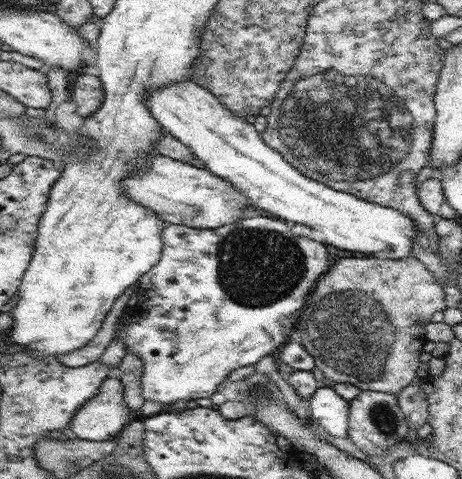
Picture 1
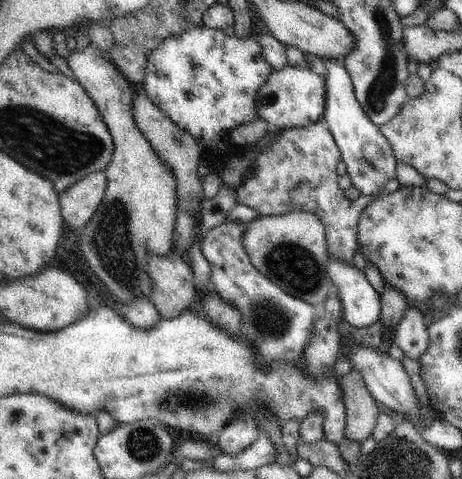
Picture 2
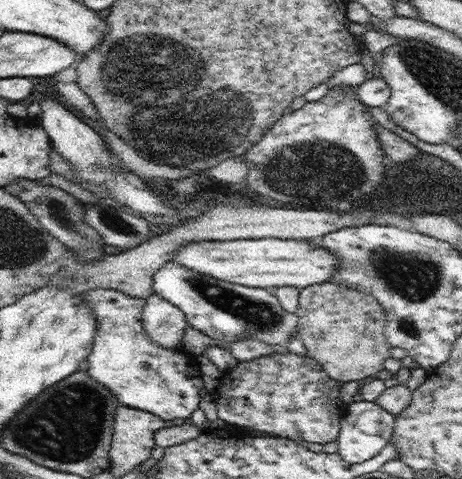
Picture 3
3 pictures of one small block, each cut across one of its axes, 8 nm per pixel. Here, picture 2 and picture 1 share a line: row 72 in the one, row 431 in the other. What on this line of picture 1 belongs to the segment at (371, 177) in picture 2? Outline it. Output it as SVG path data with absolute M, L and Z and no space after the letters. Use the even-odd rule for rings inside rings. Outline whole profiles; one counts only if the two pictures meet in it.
M319 386L315 394L309 398L311 404L311 424L319 424L327 434L337 438L347 438L347 418L349 418L349 402L345 402L335 390L327 386Z

